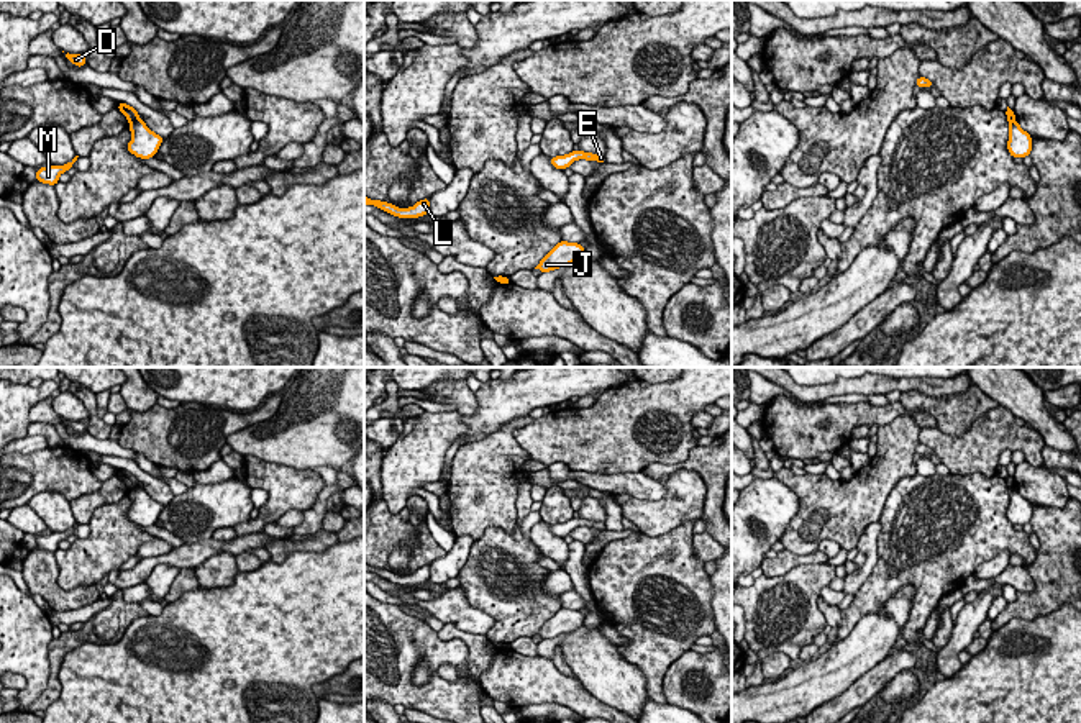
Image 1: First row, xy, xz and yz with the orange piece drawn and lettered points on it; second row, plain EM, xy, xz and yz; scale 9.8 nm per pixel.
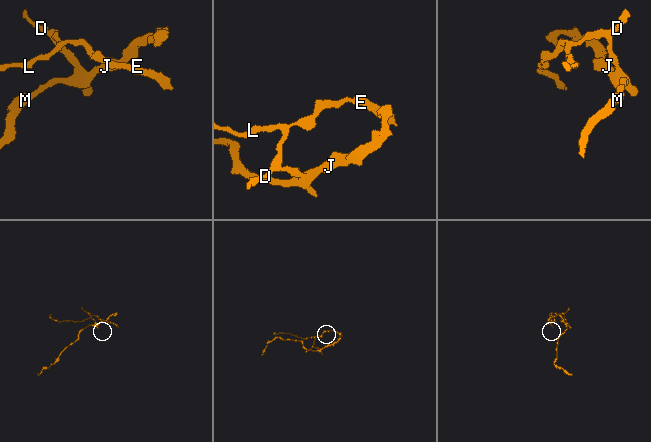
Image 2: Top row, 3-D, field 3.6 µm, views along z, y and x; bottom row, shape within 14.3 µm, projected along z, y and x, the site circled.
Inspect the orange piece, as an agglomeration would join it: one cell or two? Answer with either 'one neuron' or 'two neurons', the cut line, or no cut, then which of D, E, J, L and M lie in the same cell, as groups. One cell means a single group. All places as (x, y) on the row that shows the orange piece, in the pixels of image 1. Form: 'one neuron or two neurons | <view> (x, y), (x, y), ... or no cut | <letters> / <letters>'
two neurons | xy (138, 117), (130, 123) | D E L / J M

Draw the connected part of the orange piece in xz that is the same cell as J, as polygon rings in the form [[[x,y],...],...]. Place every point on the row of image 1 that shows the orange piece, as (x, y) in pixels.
[[[559,241],[535,267],[541,274],[551,272],[563,266],[574,264],[584,256],[584,246],[577,243]]]

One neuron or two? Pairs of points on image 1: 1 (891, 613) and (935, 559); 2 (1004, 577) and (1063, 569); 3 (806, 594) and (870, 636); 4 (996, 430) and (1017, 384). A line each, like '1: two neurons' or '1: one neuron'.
1: two neurons
2: two neurons
3: two neurons
4: two neurons

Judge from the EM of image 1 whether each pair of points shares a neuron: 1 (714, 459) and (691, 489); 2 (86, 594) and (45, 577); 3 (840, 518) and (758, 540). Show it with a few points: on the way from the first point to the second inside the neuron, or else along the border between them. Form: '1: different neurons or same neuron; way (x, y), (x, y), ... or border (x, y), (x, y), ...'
1: different neurons; border (663, 474), (693, 469), (701, 477), (701, 515)
2: same neuron; way (76, 595), (61, 595), (53, 587)
3: different neurons; border (798, 497), (798, 513), (779, 540)

